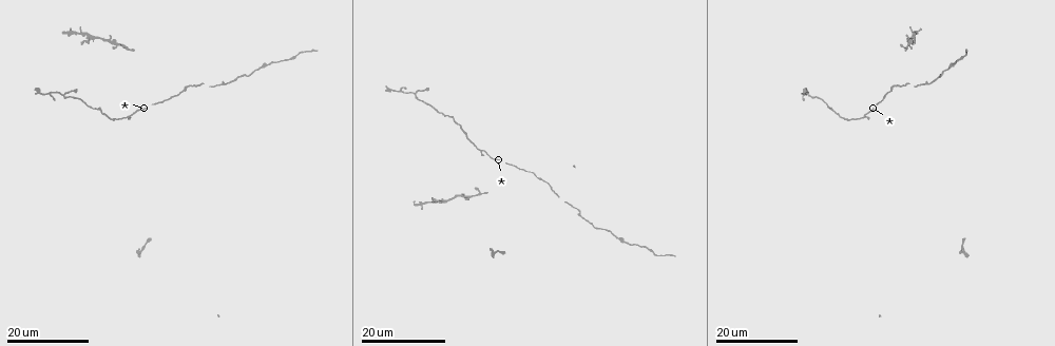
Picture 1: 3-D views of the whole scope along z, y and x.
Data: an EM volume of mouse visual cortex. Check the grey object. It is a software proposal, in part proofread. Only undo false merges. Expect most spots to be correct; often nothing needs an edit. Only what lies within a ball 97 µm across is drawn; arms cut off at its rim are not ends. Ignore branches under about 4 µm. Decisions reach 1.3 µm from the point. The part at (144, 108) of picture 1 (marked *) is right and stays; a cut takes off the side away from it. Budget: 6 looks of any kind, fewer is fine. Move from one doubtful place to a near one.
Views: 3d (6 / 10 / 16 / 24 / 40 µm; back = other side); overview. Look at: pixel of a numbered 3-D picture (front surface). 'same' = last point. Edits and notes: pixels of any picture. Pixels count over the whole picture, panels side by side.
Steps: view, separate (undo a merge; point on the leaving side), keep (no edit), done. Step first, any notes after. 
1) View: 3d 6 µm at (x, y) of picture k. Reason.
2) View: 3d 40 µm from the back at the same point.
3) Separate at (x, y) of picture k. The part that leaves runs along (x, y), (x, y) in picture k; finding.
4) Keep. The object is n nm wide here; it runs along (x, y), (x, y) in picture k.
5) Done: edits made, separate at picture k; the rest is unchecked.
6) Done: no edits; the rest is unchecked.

View: 3d 24 µm at (471, 196) of picture 1.

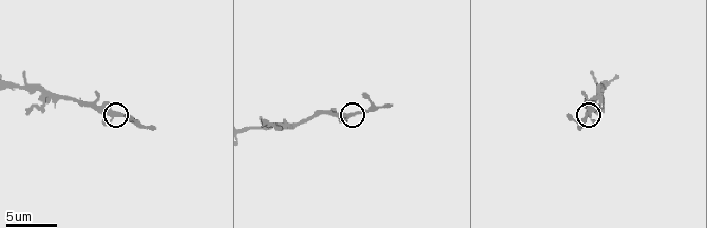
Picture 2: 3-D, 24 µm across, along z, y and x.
View: 3d 6 µm at (114, 116) of picture 2.

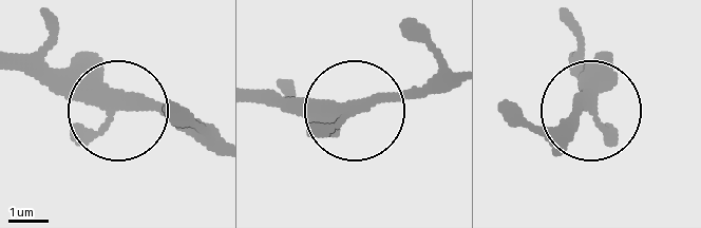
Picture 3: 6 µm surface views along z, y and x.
Keep. One neuron here.

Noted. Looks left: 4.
View: 3d 10 µm at (62, 99) of picture 2. Side arm on a straight run.

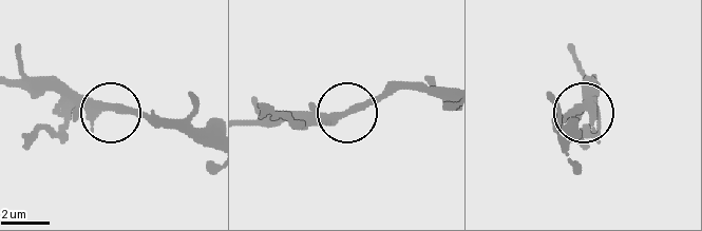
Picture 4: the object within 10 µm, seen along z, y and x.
View: 3d 6 µm at (583, 107) of picture 4. Zoom in.

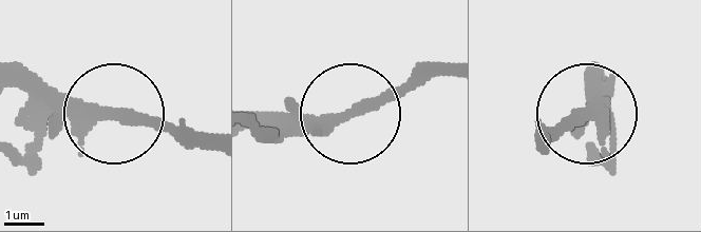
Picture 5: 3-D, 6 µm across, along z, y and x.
Keep. All the same neuron.

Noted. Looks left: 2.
View: 3d 16 µm at (964, 55) of picture 1. Calibre changes.

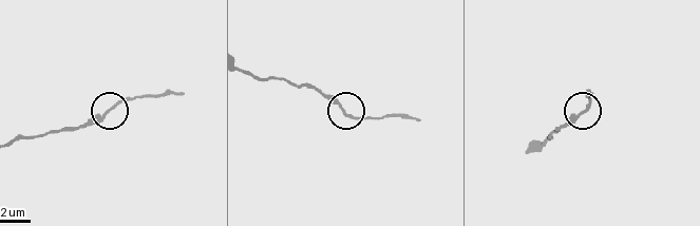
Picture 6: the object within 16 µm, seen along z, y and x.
View: 3d 10 µm at (587, 108) of picture 6.

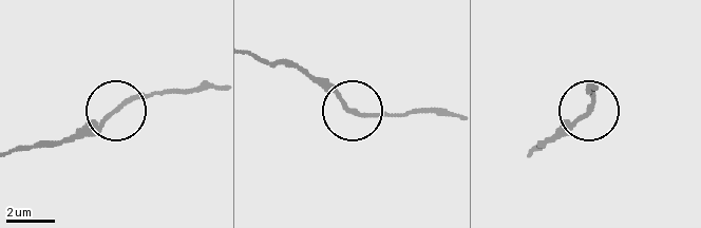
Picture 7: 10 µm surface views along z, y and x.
Keep. The object is 150 nm wide here; all the same neuron.

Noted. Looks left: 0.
Done: no edits; the rest is unchecked.

